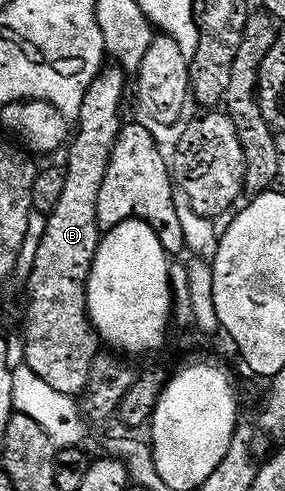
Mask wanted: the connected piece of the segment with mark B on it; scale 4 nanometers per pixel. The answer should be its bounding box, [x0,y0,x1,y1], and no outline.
[23,65,125,395]

